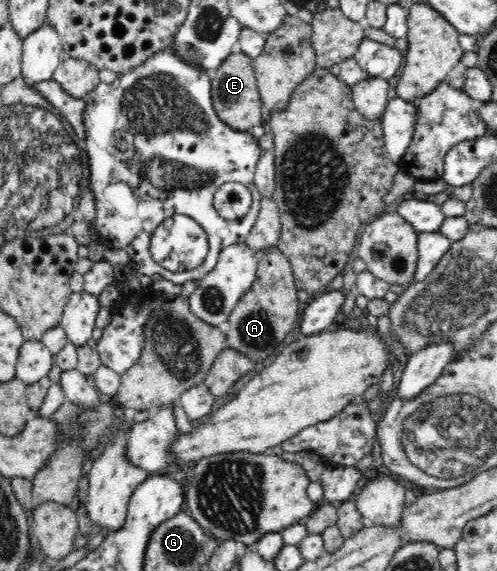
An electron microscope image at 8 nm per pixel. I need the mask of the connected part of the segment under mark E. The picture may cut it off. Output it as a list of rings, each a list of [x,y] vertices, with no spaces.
[[[231,53],[212,72],[211,100],[217,116],[234,131],[250,131],[262,125],[260,106],[263,104],[257,88],[253,70],[253,60],[240,53]]]

